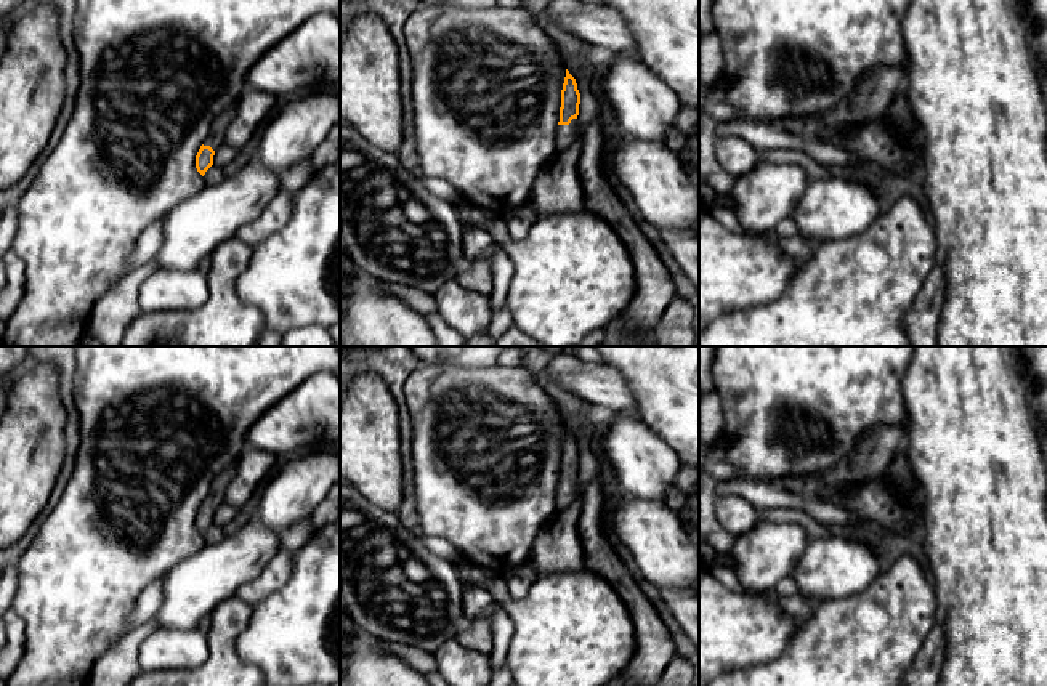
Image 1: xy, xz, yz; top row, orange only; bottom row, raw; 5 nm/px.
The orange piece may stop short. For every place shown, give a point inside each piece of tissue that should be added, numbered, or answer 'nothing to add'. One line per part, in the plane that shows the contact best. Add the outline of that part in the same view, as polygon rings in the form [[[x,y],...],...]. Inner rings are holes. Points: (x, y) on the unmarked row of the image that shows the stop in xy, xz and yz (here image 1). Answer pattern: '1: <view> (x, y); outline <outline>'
1: xz (566, 494); outline [[[572,478],[569,484],[558,484],[555,506],[556,511],[566,510],[579,495],[577,478]]]

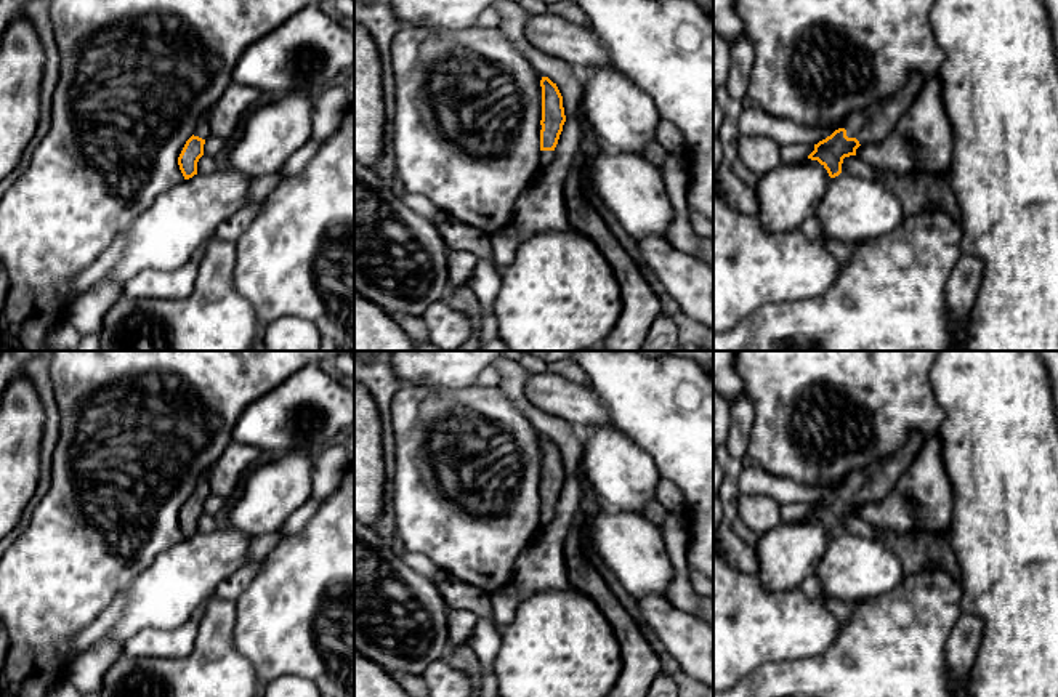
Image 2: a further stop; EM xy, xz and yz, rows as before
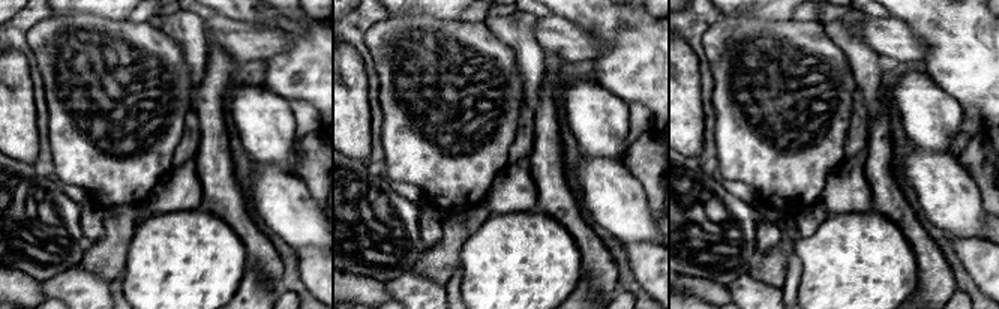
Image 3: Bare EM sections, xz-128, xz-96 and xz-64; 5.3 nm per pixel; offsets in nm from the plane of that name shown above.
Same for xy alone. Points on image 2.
1: xy (202, 489); outline [[[205,471],[202,476],[200,476],[200,479],[199,479],[199,482],[197,482],[197,485],[196,485],[196,489],[194,489],[194,495],[199,495],[199,497],[202,497],[202,498],[207,498],[212,492],[210,492],[210,482],[208,482],[208,477],[210,477],[210,471]]]

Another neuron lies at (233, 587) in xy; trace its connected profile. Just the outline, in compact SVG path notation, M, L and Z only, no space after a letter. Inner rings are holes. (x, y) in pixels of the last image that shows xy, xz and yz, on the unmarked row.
M247 562L242 569L234 572L231 577L223 580L218 586L215 594L220 599L236 602L237 598L248 588L248 585L256 577L261 562Z

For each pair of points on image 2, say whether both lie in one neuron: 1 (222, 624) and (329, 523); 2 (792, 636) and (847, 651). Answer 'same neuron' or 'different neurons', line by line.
1: different neurons
2: different neurons

